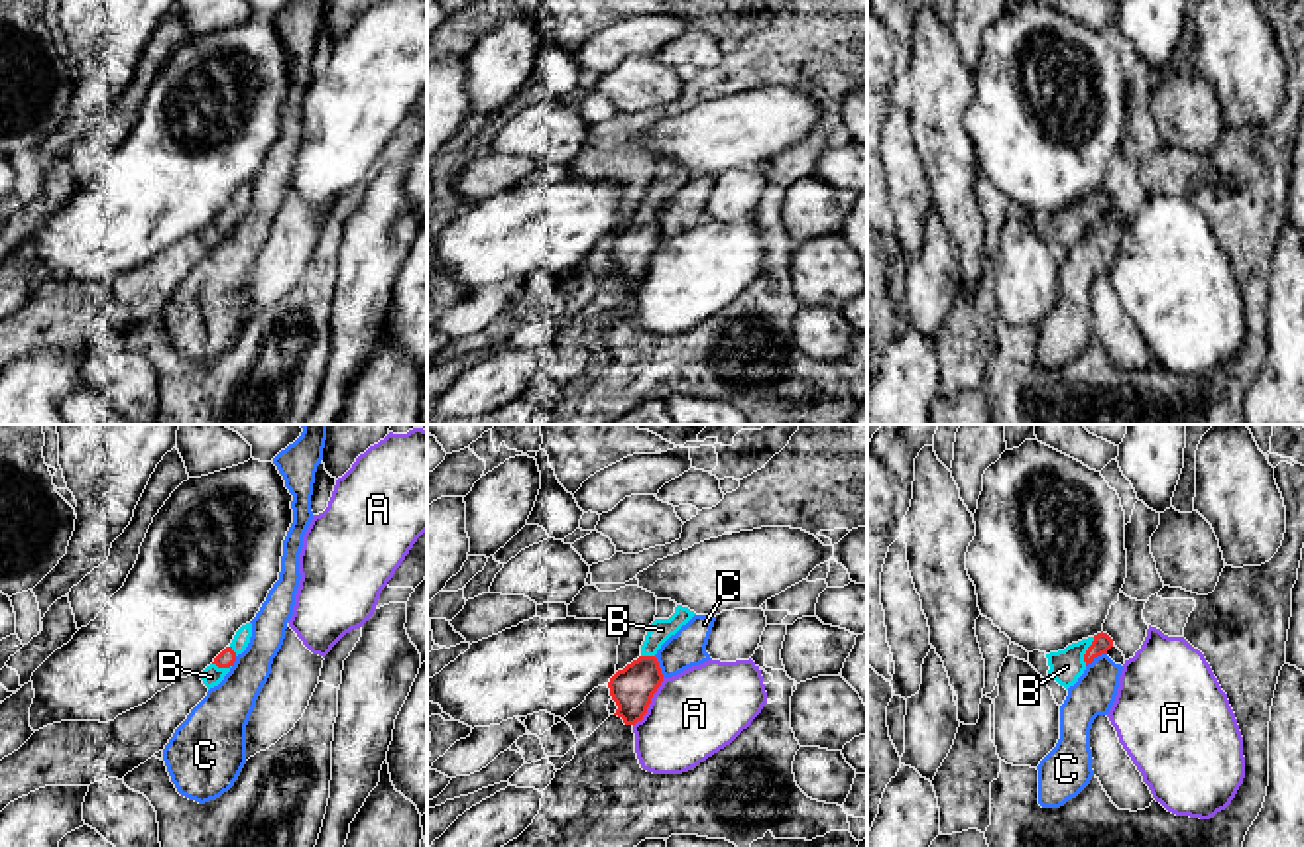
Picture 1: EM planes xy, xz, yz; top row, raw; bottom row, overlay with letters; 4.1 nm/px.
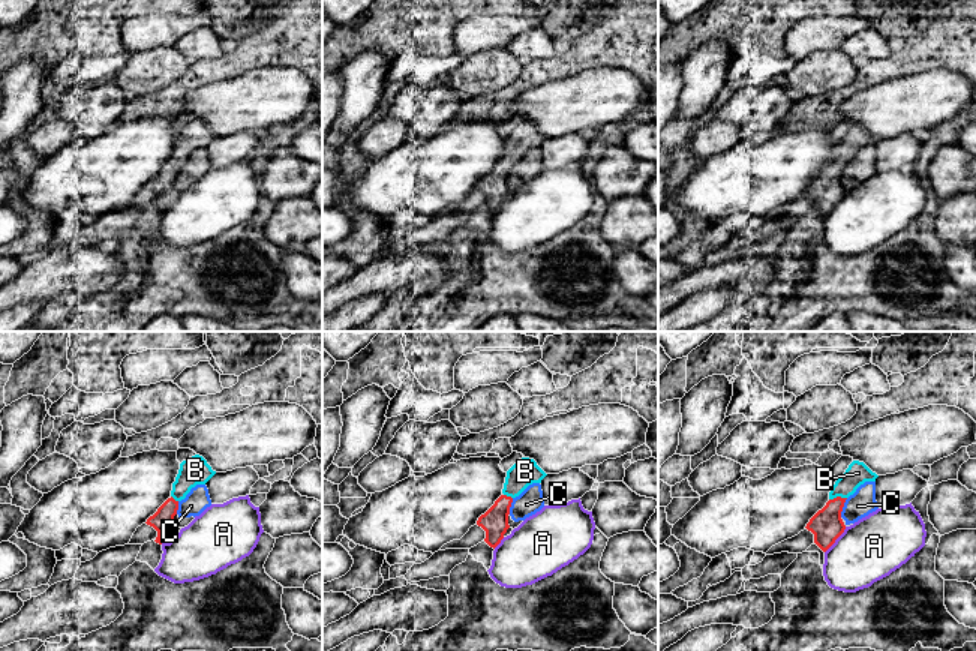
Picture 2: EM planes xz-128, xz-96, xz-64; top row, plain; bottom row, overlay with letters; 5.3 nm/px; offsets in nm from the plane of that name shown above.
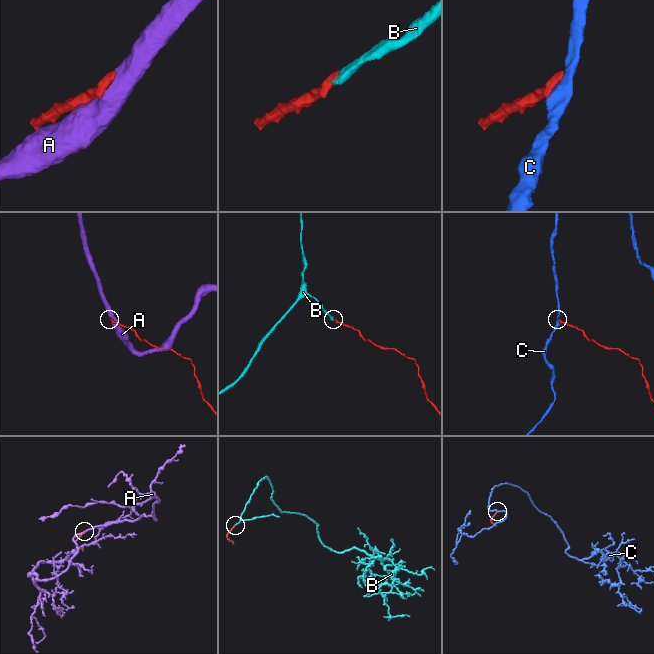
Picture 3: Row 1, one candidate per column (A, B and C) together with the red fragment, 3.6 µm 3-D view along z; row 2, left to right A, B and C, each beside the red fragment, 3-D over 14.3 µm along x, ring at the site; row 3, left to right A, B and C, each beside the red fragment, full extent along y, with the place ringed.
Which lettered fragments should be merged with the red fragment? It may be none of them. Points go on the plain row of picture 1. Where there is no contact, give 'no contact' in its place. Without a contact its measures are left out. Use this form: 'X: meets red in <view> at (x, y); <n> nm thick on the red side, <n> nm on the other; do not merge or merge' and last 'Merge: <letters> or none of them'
A: meets red in xz at (650, 262); 180 nm thick on the red side, 360 nm on the other; do not merge
B: meets red in yz at (1086, 211); 80 nm thick on the red side, 140 nm on the other; merge
C: meets red in yz at (1096, 217); 80 nm thick on the red side, 170 nm on the other; do not merge
Merge: B

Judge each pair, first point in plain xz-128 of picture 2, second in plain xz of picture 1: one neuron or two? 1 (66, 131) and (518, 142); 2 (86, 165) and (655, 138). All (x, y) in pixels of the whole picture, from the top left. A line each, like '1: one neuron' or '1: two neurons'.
1: two neurons
2: two neurons

